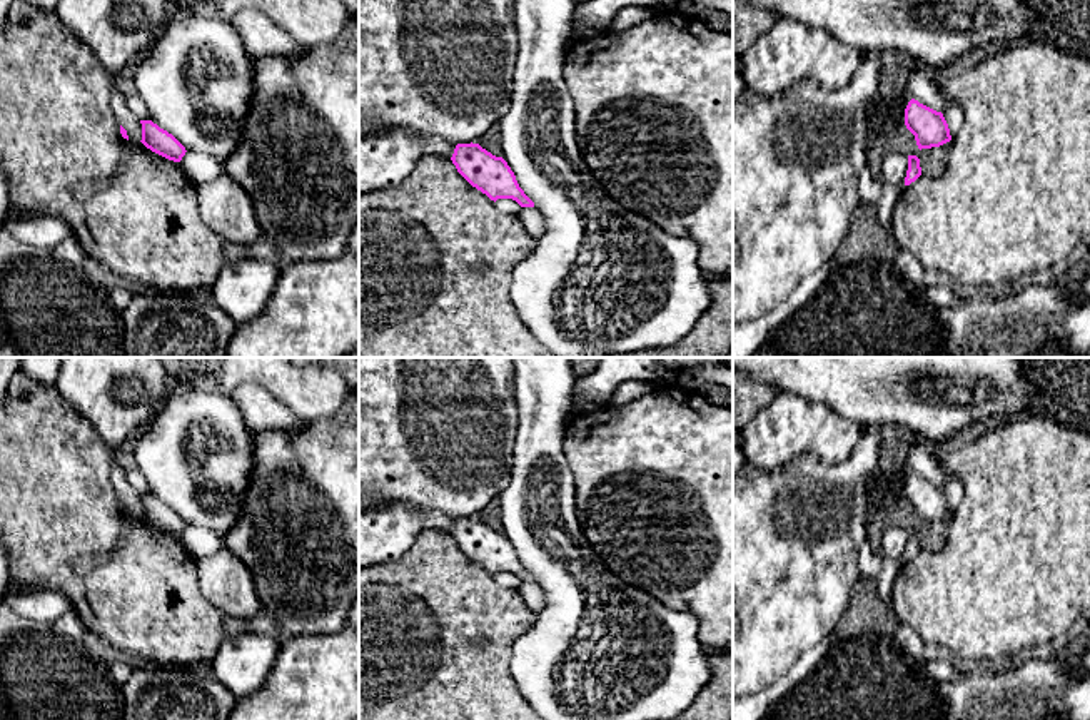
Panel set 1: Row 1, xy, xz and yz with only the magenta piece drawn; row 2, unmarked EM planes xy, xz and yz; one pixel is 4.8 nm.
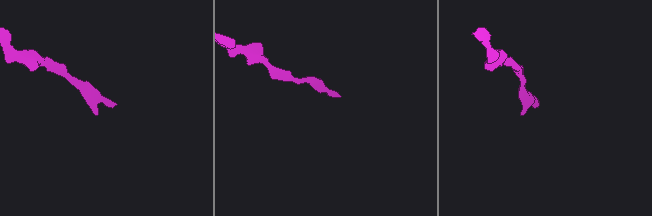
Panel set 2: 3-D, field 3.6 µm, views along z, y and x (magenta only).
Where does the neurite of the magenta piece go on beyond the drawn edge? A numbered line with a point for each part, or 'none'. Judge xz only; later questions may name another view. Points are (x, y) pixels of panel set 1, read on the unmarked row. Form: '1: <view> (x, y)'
none

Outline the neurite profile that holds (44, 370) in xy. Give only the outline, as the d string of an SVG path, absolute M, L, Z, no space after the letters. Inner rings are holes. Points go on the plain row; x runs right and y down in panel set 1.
M23 357L20 371L40 384L55 386L63 357Z

